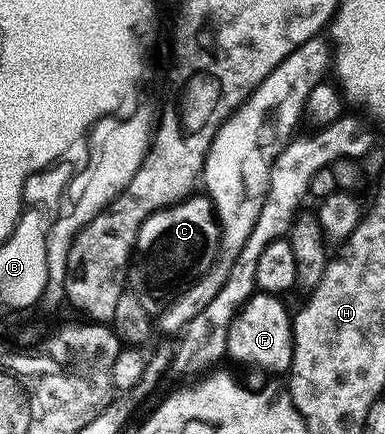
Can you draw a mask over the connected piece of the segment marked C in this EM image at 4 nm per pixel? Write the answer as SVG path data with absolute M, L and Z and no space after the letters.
M192 196L184 202L153 212L139 225L135 249L127 267L127 286L145 312L158 316L170 302L179 299L202 274L209 272L219 251L219 220L206 196Z

